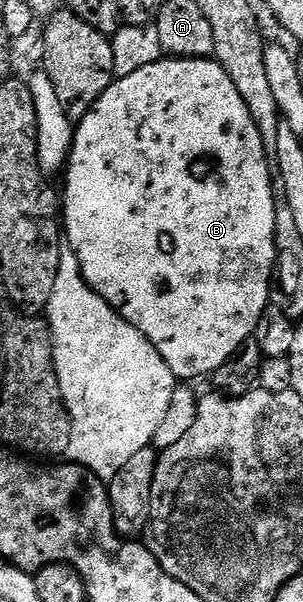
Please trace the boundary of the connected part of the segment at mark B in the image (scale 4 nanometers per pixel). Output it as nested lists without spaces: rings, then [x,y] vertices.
[[[165,57],[165,58],[162,58],[162,59],[160,59],[160,60],[159,60],[159,61],[158,61],[158,62],[157,62],[157,63],[155,63],[155,64],[154,64],[154,65],[146,65],[146,69],[138,69],[138,73],[130,73],[130,77],[122,77],[122,78],[121,78],[121,79],[116,79],[116,80],[115,80],[115,81],[113,81],[113,82],[112,82],[112,83],[111,83],[111,84],[110,84],[110,85],[109,85],[109,87],[108,87],[108,88],[107,88],[107,89],[106,89],[106,93],[102,93],[102,97],[101,97],[101,98],[100,98],[100,99],[99,99],[99,101],[97,101],[97,103],[96,103],[96,104],[94,104],[94,106],[93,106],[93,107],[92,107],[92,109],[91,109],[91,111],[89,111],[89,112],[87,112],[87,114],[85,114],[85,115],[84,115],[84,116],[83,116],[83,118],[81,118],[81,119],[84,119],[84,120],[82,120],[82,121],[81,121],[81,123],[78,123],[78,126],[77,126],[77,127],[76,127],[76,128],[75,128],[75,131],[74,131],[74,138],[73,138],[73,140],[72,140],[72,149],[71,149],[71,152],[70,152],[70,154],[69,154],[69,156],[68,156],[68,161],[67,161],[67,164],[66,164],[66,174],[65,174],[65,175],[64,175],[64,176],[63,176],[63,179],[64,179],[64,178],[65,178],[65,179],[64,179],[64,191],[63,191],[63,187],[62,187],[62,235],[63,235],[63,238],[64,238],[64,239],[65,239],[65,240],[66,240],[66,243],[67,243],[67,246],[70,246],[70,247],[72,247],[72,248],[73,248],[73,249],[74,249],[74,253],[75,253],[75,254],[76,254],[76,256],[77,256],[77,257],[78,257],[78,265],[79,265],[79,266],[80,266],[80,268],[81,268],[81,269],[82,269],[82,277],[83,277],[83,278],[84,278],[84,279],[85,279],[85,280],[86,280],[86,281],[87,281],[87,283],[88,283],[88,284],[89,284],[89,285],[90,285],[90,289],[94,289],[94,293],[98,293],[98,297],[102,297],[102,298],[103,298],[103,299],[104,299],[104,300],[106,300],[106,301],[107,301],[107,302],[108,302],[108,303],[109,303],[109,304],[110,304],[110,306],[112,306],[112,307],[113,307],[113,309],[114,309],[114,310],[116,310],[116,311],[117,311],[117,312],[118,312],[118,313],[119,313],[119,314],[120,314],[120,315],[121,315],[121,317],[123,317],[123,319],[124,319],[124,320],[125,320],[125,321],[126,321],[126,322],[127,322],[127,323],[129,323],[129,324],[130,324],[130,325],[134,325],[134,329],[138,329],[138,330],[139,330],[139,331],[140,331],[140,332],[142,332],[142,333],[143,333],[143,335],[144,335],[144,336],[145,336],[145,337],[147,337],[147,338],[148,338],[148,340],[149,340],[149,341],[150,341],[150,345],[154,345],[154,349],[158,349],[158,353],[159,353],[159,354],[160,354],[160,356],[161,356],[161,357],[162,357],[162,361],[166,361],[166,365],[170,365],[170,369],[171,369],[171,370],[172,370],[172,372],[174,372],[174,374],[176,374],[176,378],[177,378],[177,380],[180,380],[180,381],[192,381],[192,380],[188,380],[188,379],[200,379],[200,378],[202,378],[202,377],[203,377],[203,375],[204,375],[204,378],[205,378],[205,377],[210,377],[210,376],[211,376],[211,375],[213,375],[213,374],[214,374],[214,373],[215,373],[215,371],[217,371],[217,369],[219,369],[219,368],[220,368],[220,367],[221,367],[221,366],[222,366],[222,365],[226,365],[226,361],[227,361],[227,360],[228,360],[228,358],[230,358],[230,356],[231,356],[231,355],[232,355],[232,354],[234,354],[234,352],[235,352],[235,351],[236,351],[236,350],[238,350],[238,349],[239,349],[239,347],[241,347],[241,345],[243,345],[243,343],[245,343],[245,341],[247,341],[247,340],[248,340],[248,339],[250,339],[250,338],[253,338],[253,336],[255,336],[255,333],[256,333],[256,326],[257,326],[257,325],[258,325],[258,321],[259,321],[259,320],[260,320],[260,318],[261,318],[261,317],[262,317],[262,313],[263,313],[263,312],[264,312],[264,311],[265,311],[265,310],[266,310],[266,309],[267,309],[267,308],[268,308],[268,307],[269,307],[269,306],[270,306],[270,299],[268,299],[268,294],[270,294],[270,293],[271,293],[271,291],[272,291],[272,294],[273,294],[273,291],[274,291],[274,272],[275,272],[275,270],[276,270],[276,212],[277,212],[277,210],[278,210],[278,204],[276,204],[276,191],[275,191],[275,189],[274,189],[274,188],[272,188],[272,173],[273,173],[273,177],[274,177],[274,167],[273,167],[273,164],[272,164],[272,167],[271,167],[271,165],[270,165],[270,164],[268,164],[268,153],[269,153],[269,157],[270,157],[270,151],[269,151],[269,148],[268,148],[268,151],[267,151],[267,149],[266,149],[266,148],[264,148],[264,135],[263,135],[263,133],[262,133],[262,132],[260,132],[260,127],[261,127],[261,124],[260,124],[260,123],[259,123],[259,122],[258,122],[258,121],[257,121],[257,120],[256,120],[256,118],[255,118],[255,117],[254,117],[254,116],[252,116],[252,110],[250,110],[250,109],[249,109],[249,108],[248,108],[248,100],[247,100],[247,99],[244,99],[244,98],[242,98],[242,96],[241,96],[241,95],[240,95],[240,94],[239,94],[239,93],[238,93],[238,89],[234,89],[234,81],[230,81],[230,77],[229,77],[229,76],[228,76],[228,74],[227,74],[227,73],[226,73],[226,69],[225,69],[225,68],[224,68],[224,66],[222,66],[222,64],[221,64],[221,63],[218,63],[218,62],[216,62],[216,60],[215,60],[215,58],[210,58],[210,59],[177,59],[177,58],[175,58],[175,57]]]

